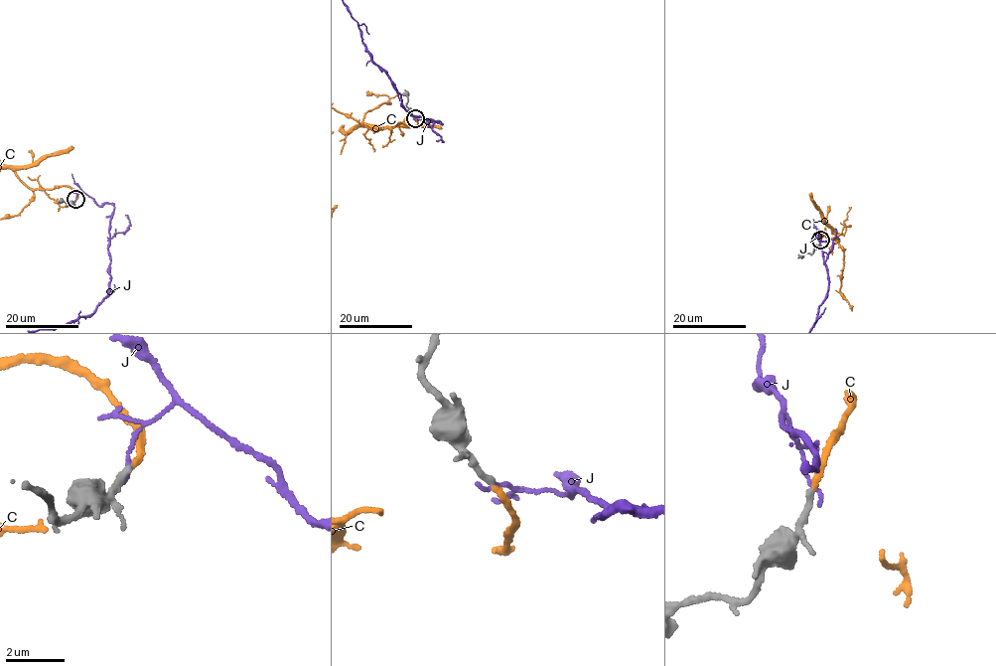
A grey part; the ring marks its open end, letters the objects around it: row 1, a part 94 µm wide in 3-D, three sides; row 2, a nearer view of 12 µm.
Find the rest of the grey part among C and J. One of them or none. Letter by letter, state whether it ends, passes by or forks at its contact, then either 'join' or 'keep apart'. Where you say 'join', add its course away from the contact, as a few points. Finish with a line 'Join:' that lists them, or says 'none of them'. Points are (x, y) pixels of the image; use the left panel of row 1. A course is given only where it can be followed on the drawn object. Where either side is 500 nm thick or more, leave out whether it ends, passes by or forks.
C: it ends; join
J: it ends; keep apart
Join: C

